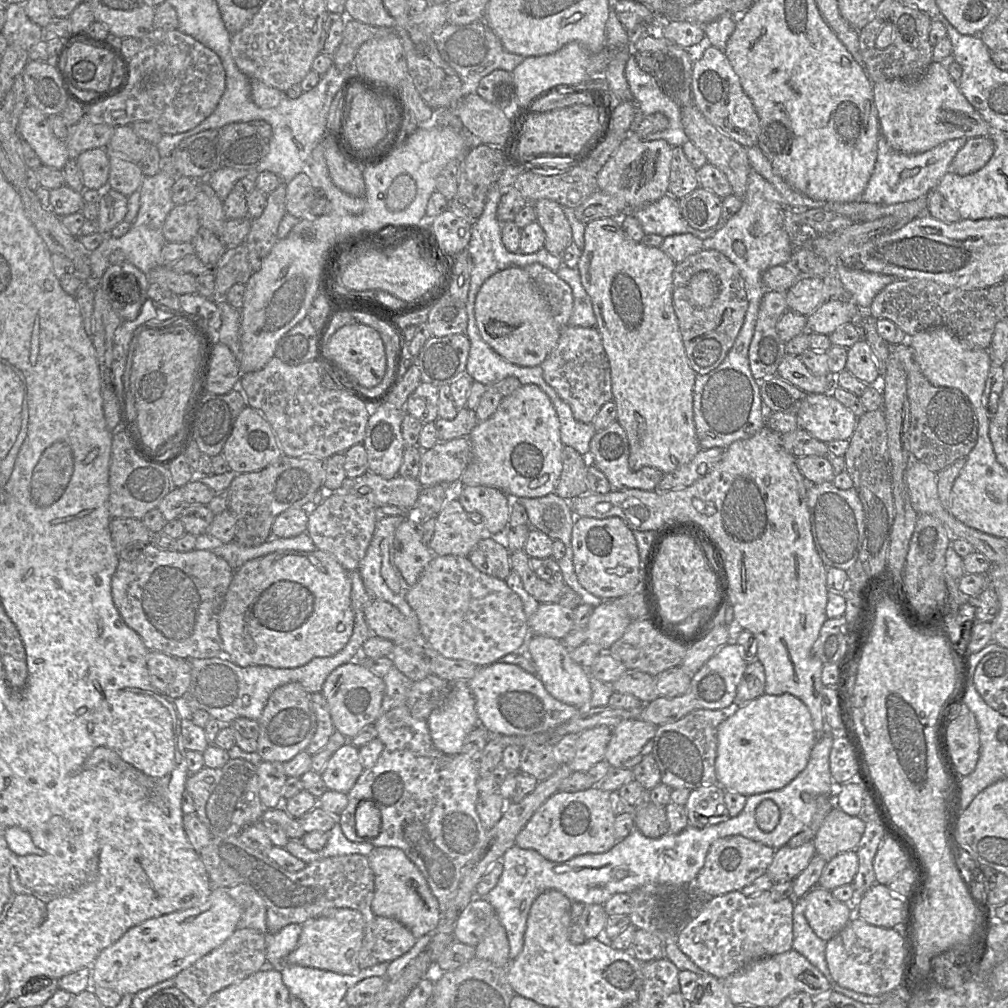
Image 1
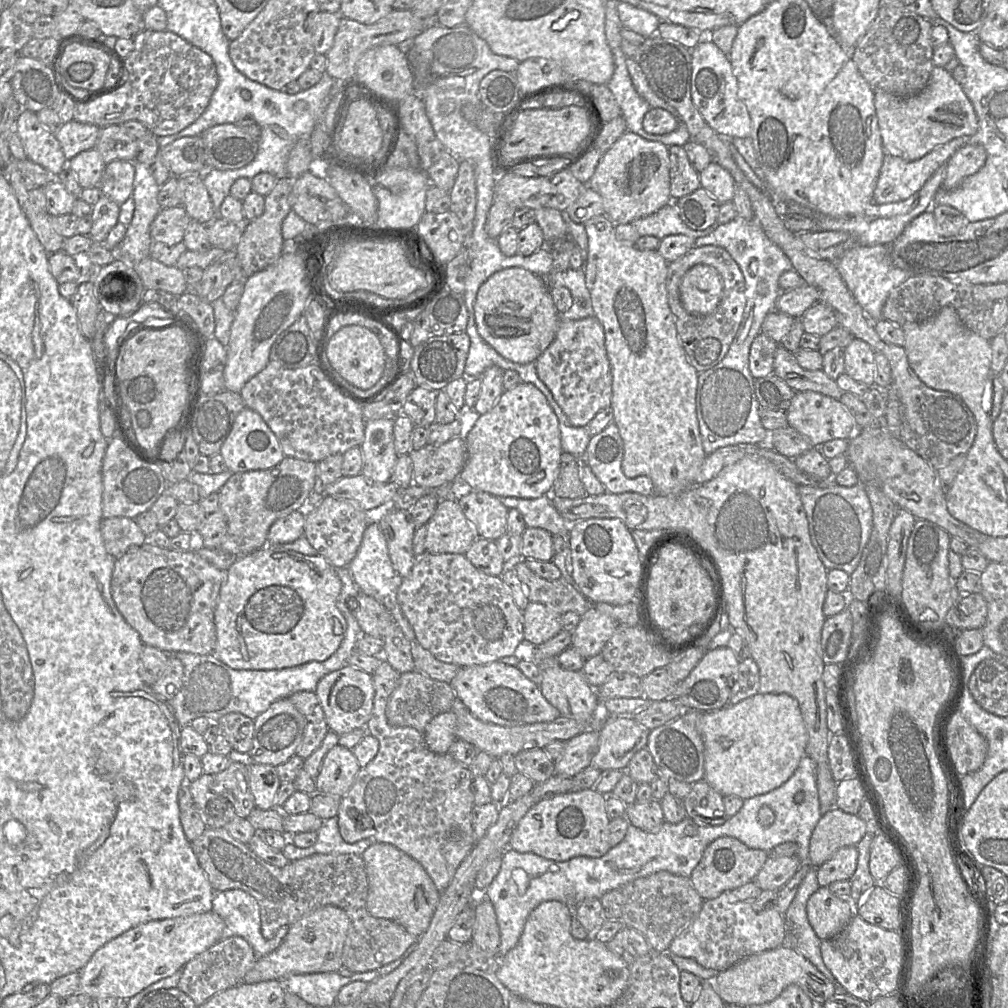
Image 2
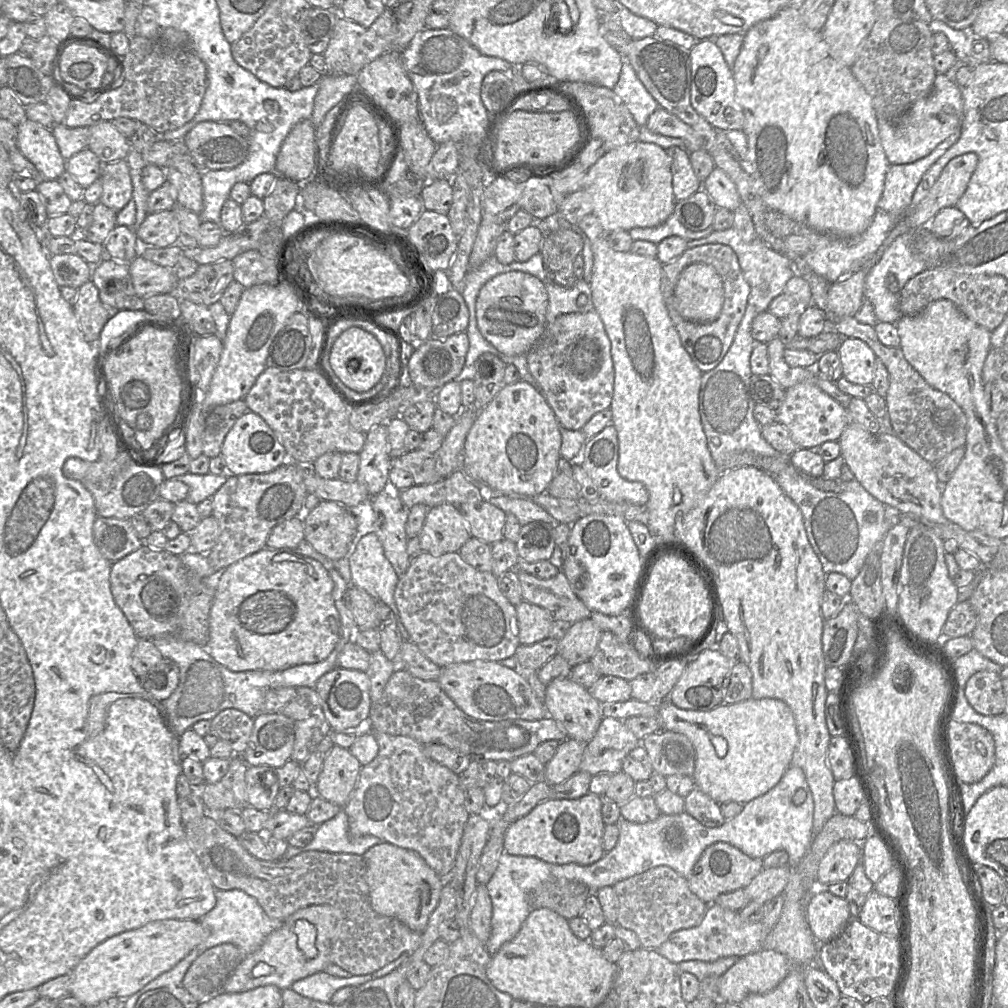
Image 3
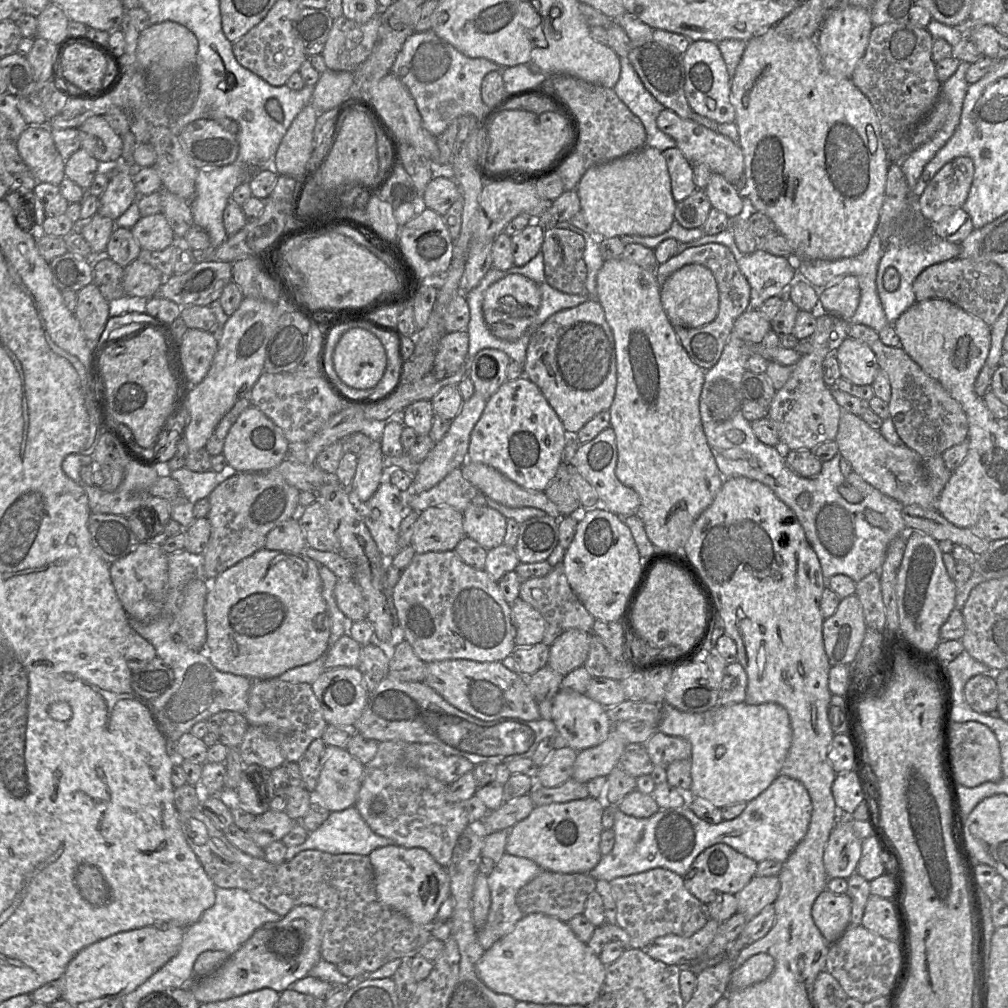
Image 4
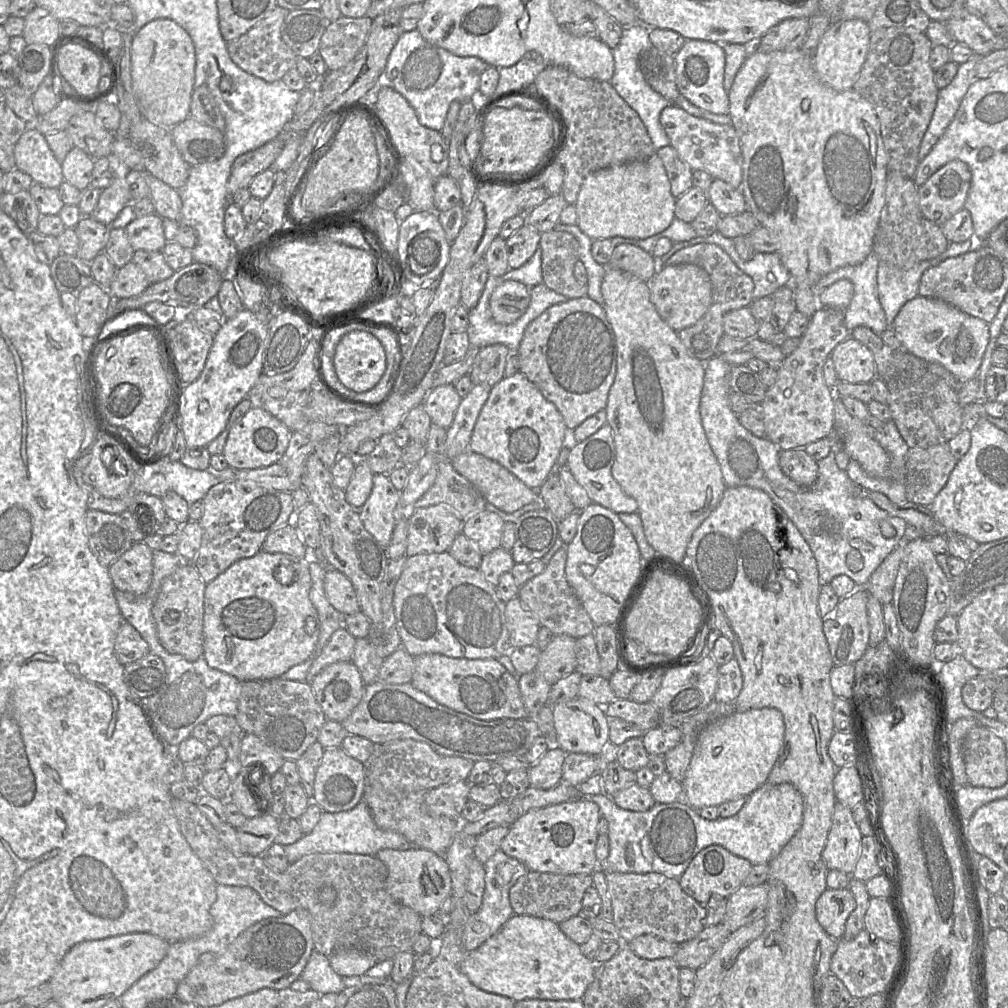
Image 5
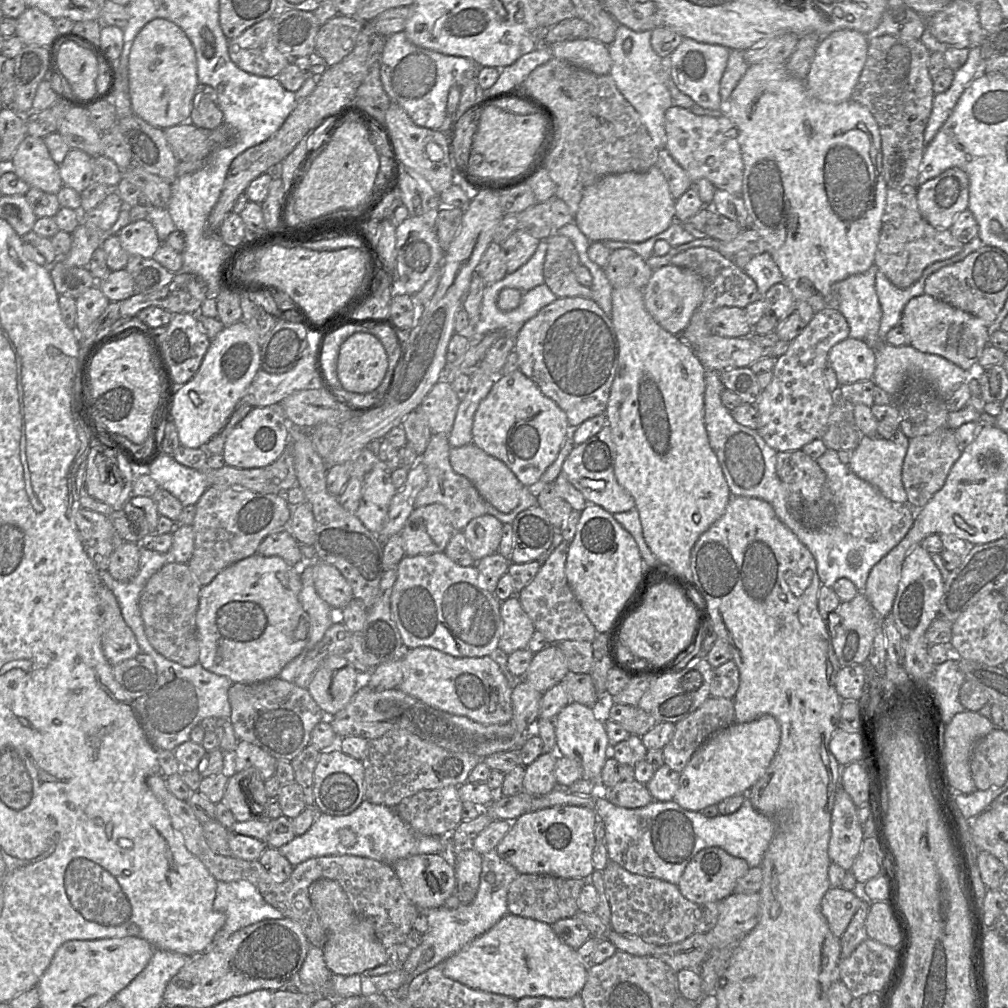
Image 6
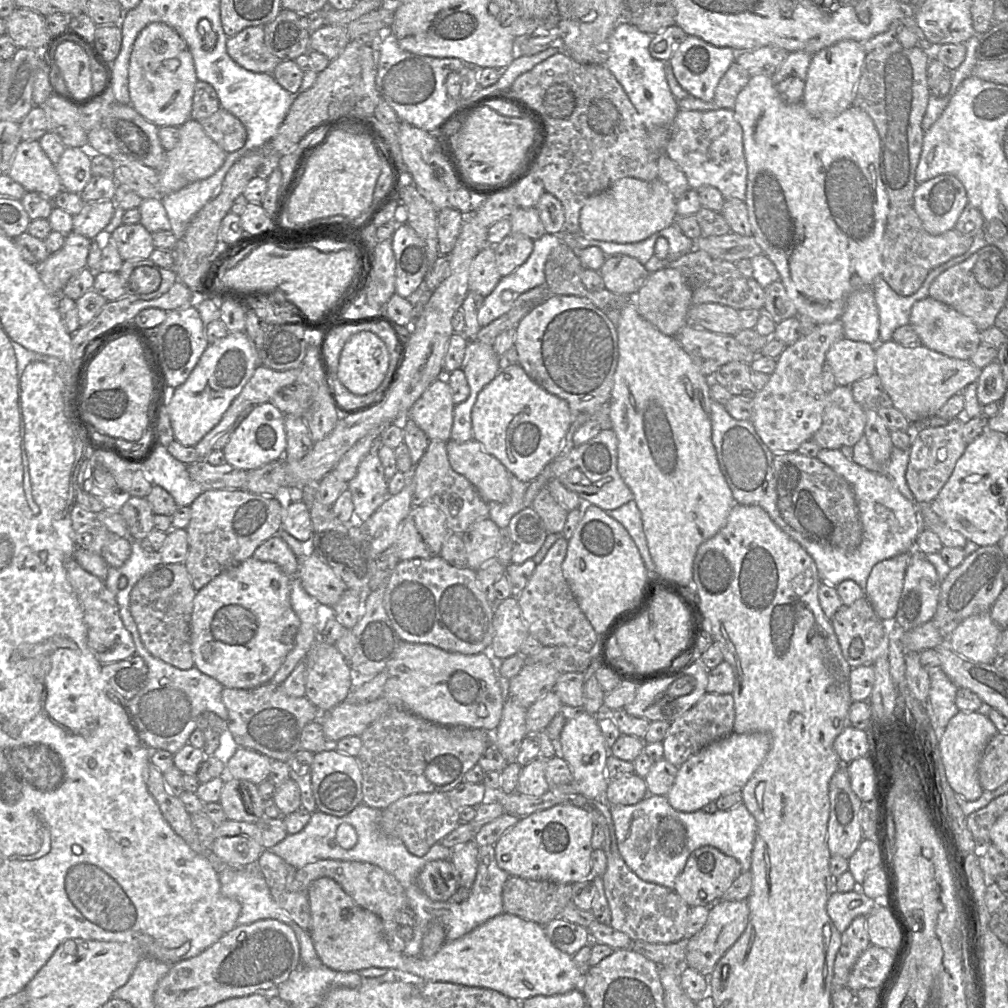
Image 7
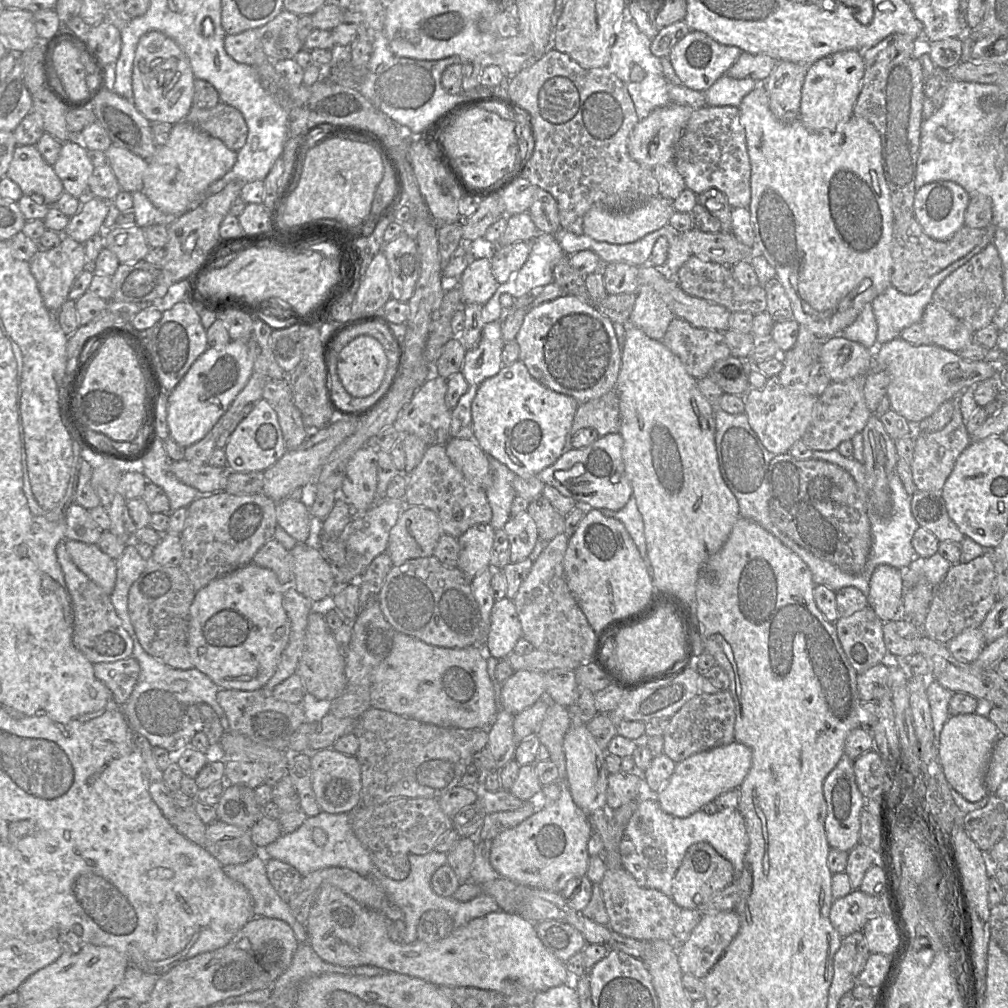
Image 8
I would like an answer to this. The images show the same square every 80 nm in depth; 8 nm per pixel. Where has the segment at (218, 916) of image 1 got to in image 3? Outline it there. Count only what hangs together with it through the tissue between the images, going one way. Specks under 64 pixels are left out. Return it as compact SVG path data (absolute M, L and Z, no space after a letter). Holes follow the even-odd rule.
M163 919L114 935L96 945L71 972L70 994L83 1005L96 1006L111 997L129 997L172 969L209 936L199 920Z

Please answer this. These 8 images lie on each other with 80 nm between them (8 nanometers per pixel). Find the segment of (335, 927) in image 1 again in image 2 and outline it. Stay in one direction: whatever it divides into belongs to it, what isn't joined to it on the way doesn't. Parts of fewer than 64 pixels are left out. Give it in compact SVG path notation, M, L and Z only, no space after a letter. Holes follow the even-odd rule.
M326 905L302 916L290 925L288 933L281 944L269 954L257 959L254 966L245 974L243 982L248 984L268 980L283 980L292 974L306 974L319 972L337 972L343 967L342 952L347 937L350 920L346 912L336 906Z

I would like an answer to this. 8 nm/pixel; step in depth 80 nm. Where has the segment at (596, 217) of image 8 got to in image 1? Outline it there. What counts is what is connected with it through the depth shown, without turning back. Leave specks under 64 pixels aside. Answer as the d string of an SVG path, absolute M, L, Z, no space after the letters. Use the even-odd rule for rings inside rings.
M636 135L627 137L596 174L598 190L615 198L621 198L626 204L626 212L637 210L655 202L668 193L672 147L665 140L644 141Z

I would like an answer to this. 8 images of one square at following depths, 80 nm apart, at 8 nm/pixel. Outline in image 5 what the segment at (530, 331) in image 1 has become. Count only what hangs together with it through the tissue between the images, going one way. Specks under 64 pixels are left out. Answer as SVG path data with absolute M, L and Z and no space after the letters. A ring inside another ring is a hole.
M507 280L498 285L489 300L491 314L495 322L511 324L528 308L530 289L521 282Z

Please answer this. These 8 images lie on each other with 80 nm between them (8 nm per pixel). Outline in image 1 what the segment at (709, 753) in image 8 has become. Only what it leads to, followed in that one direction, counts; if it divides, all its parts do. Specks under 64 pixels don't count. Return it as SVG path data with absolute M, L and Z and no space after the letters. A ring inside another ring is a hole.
M762 696L739 708L717 730L715 772L725 791L746 797L780 790L807 766L815 746L816 732L807 706L795 696Z

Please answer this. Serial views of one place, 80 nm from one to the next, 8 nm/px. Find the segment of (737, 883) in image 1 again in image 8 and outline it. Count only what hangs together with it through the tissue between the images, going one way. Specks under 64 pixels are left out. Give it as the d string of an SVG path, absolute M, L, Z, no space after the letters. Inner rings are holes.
M709 843L692 844L683 857L673 881L671 898L681 909L702 909L708 901L734 880L731 862L722 857Z

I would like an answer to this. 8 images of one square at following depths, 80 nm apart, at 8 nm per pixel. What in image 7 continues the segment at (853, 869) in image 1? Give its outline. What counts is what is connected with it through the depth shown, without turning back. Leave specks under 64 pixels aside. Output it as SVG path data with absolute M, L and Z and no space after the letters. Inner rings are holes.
M840 764L829 783L830 813L827 844L831 856L849 859L862 842L859 821L862 801L853 792L847 772L848 764Z

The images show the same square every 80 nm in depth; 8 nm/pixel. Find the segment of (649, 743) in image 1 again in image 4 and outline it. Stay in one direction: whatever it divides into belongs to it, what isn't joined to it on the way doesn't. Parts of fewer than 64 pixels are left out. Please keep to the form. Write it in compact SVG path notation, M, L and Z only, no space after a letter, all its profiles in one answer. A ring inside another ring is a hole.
M612 728L603 743L578 752L571 778L586 784L593 778L607 777L619 766L626 745L627 741Z

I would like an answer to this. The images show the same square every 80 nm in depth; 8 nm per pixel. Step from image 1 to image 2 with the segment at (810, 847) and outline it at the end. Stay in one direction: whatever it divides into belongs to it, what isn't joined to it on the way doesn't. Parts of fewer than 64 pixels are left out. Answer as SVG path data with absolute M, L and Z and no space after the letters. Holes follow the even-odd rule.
M797 856L770 857L754 878L755 882L763 891L779 890L798 871L802 862Z

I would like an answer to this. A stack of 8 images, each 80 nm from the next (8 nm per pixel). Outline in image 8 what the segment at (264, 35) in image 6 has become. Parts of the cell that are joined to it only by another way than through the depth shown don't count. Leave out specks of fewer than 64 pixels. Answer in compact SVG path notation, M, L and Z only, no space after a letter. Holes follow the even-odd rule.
M250 29L236 35L226 35L226 53L236 62L256 66L270 60L264 53L258 37L258 29Z

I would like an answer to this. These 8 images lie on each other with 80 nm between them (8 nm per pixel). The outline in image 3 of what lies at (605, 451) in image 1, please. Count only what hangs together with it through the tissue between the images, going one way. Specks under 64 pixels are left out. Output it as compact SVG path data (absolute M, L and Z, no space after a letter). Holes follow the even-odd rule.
M610 422L598 434L586 440L577 461L598 487L601 499L612 502L628 502L635 505L646 505L649 500L646 487L641 482L628 481L618 473L618 457L619 446L617 431Z

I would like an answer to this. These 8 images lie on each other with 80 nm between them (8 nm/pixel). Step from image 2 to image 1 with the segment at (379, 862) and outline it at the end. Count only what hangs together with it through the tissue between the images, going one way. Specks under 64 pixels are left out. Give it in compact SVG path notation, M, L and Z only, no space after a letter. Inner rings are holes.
M374 847L367 859L374 874L375 884L372 912L377 916L399 921L416 939L433 933L440 920L439 905L416 865L402 850L395 847Z

